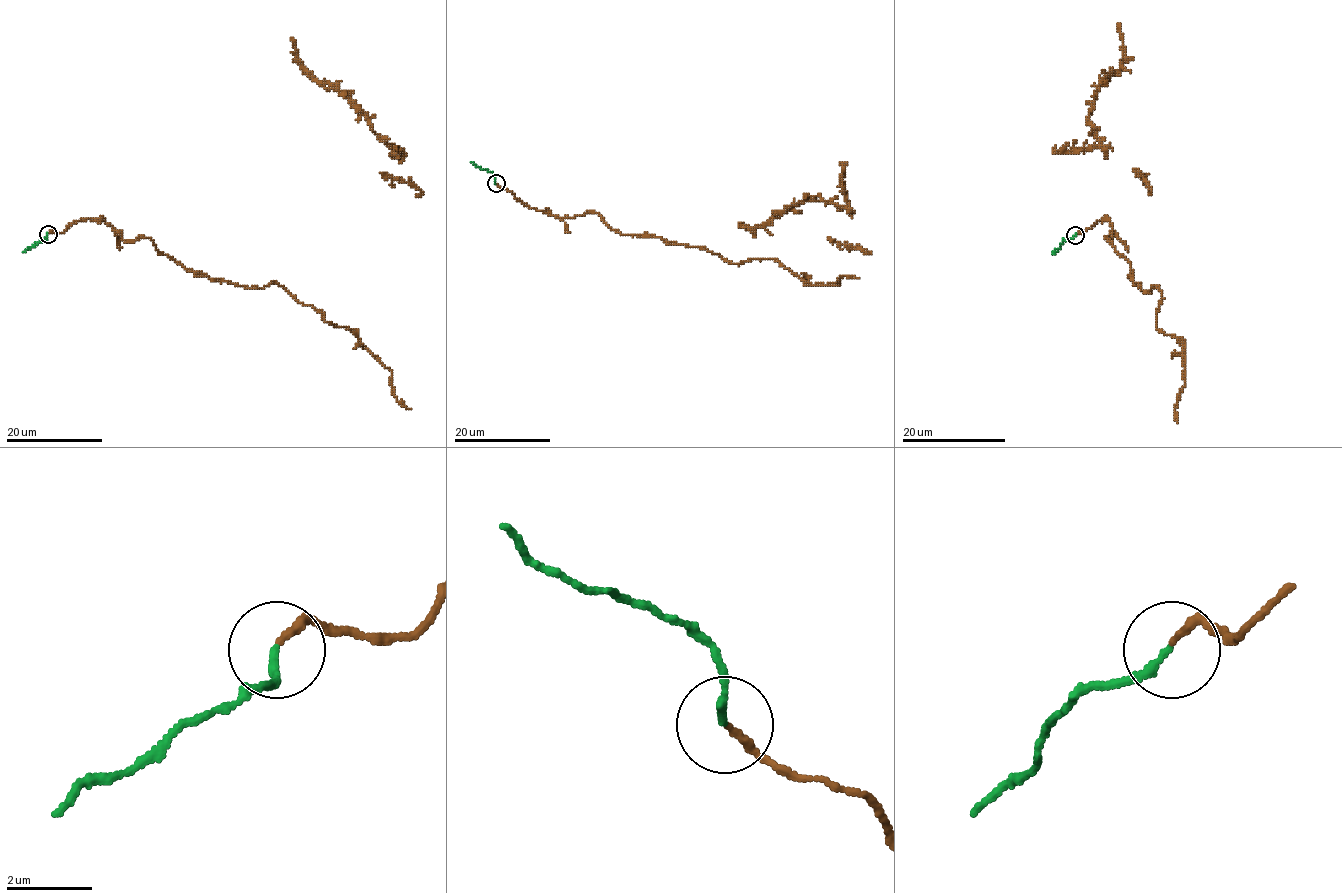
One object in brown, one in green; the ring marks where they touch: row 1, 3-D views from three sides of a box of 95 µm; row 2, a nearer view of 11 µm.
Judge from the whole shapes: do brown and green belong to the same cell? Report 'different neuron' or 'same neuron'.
same neuron

